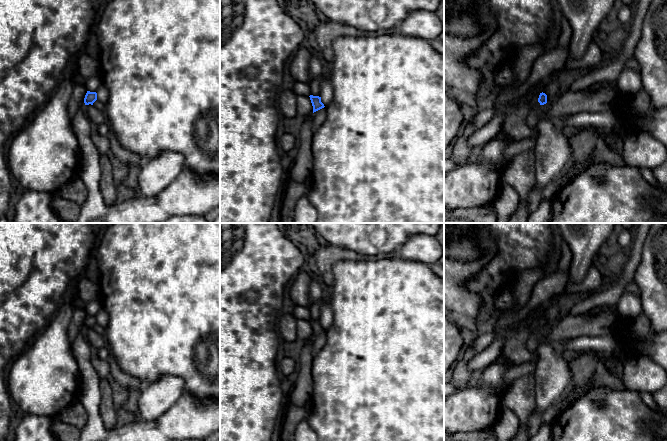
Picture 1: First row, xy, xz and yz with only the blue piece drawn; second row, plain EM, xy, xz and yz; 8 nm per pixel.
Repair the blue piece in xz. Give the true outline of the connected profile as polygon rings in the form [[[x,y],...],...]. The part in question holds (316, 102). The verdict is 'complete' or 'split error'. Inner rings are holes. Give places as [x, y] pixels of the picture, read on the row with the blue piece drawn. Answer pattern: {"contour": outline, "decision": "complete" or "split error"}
{"contour": [[[310,95],[309,97],[313,106],[313,113],[325,107],[321,102],[321,97],[313,95]]], "decision": "complete"}

